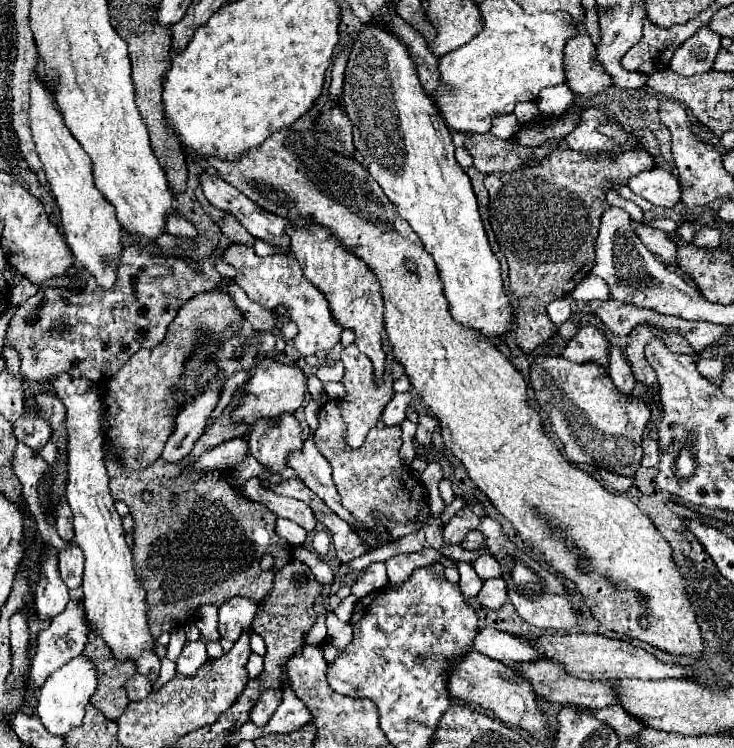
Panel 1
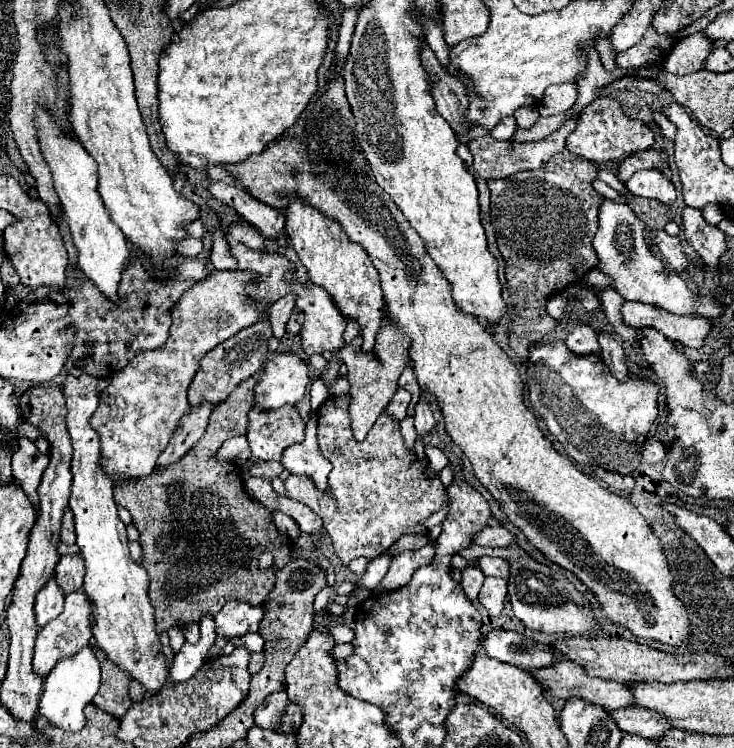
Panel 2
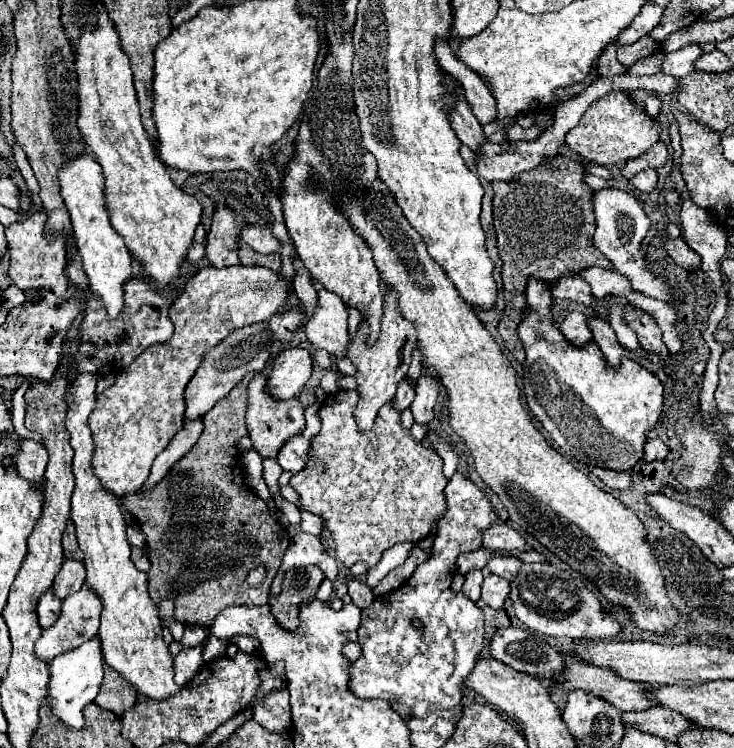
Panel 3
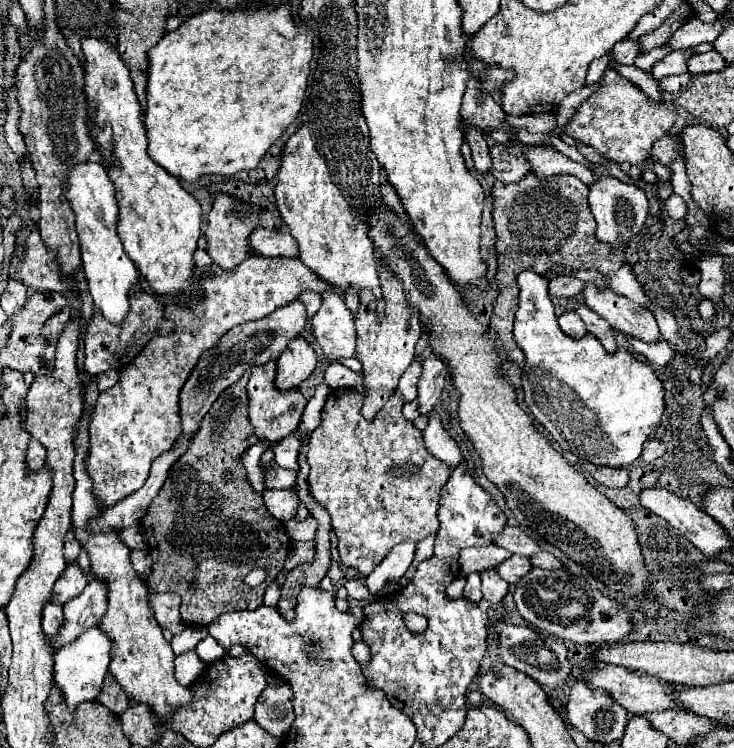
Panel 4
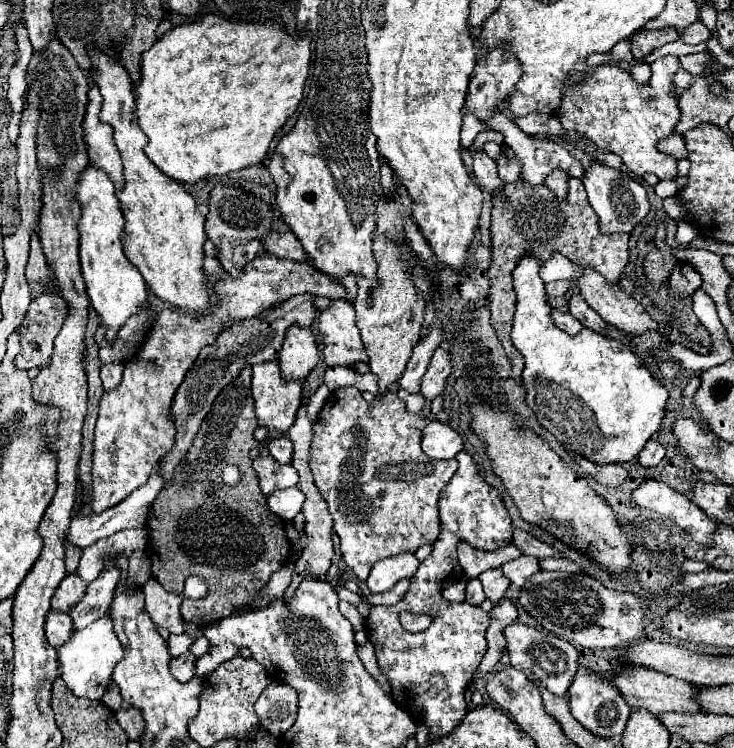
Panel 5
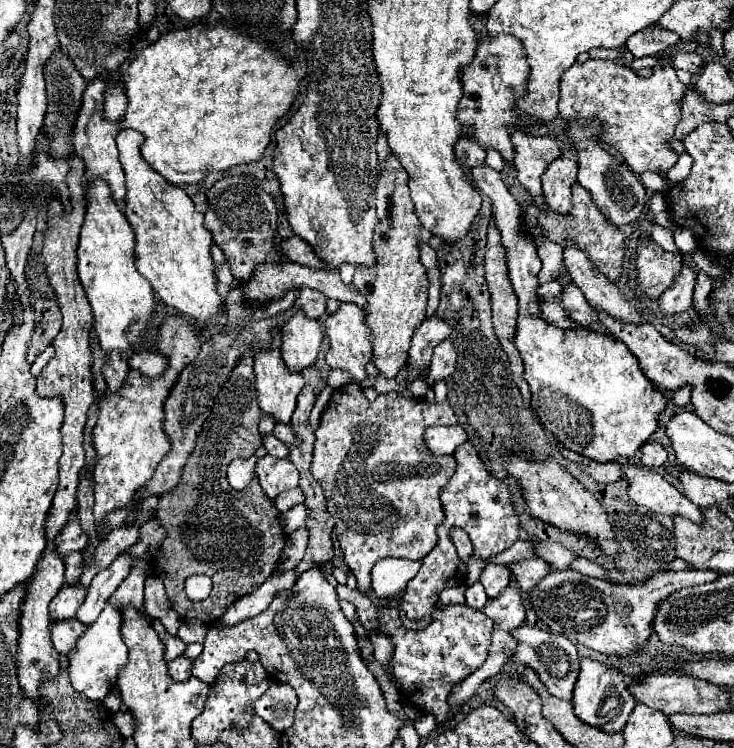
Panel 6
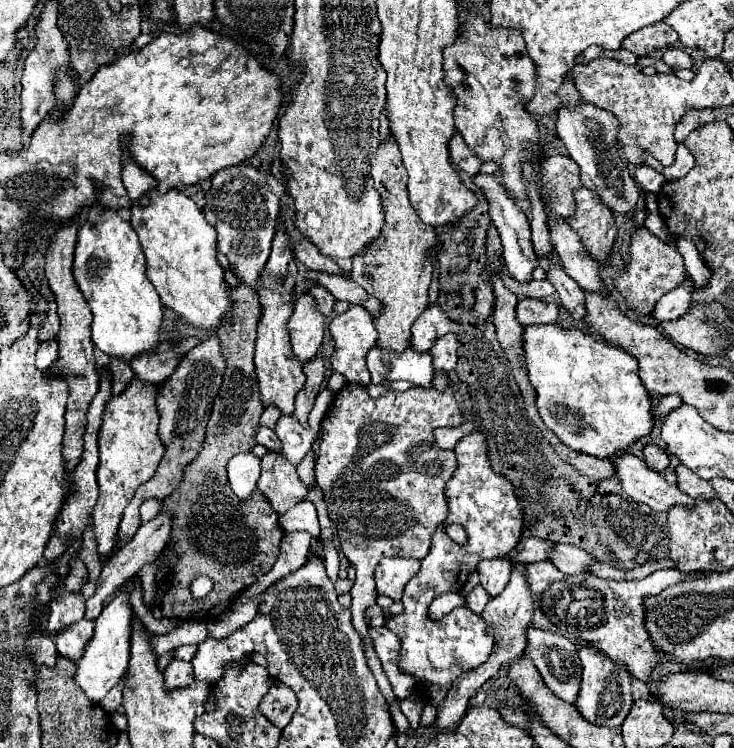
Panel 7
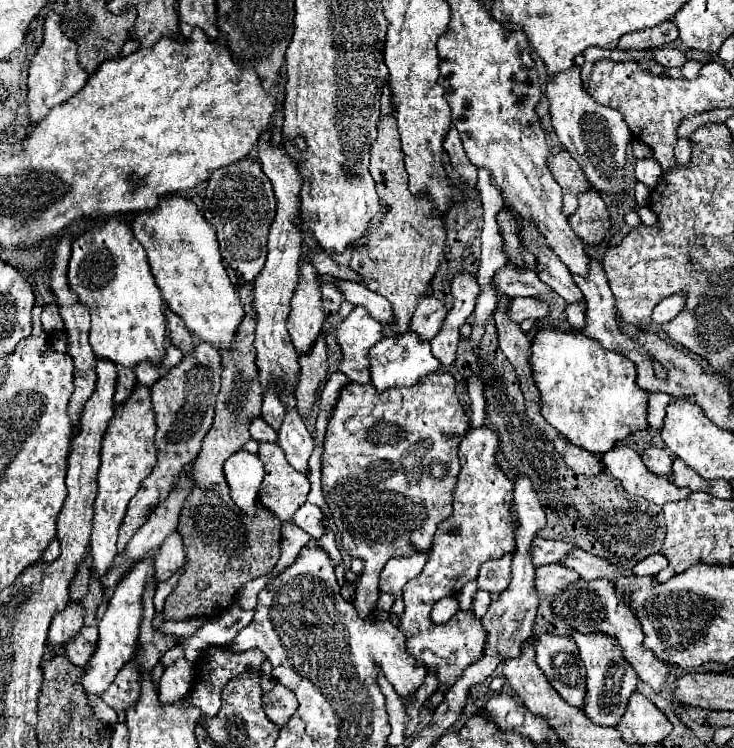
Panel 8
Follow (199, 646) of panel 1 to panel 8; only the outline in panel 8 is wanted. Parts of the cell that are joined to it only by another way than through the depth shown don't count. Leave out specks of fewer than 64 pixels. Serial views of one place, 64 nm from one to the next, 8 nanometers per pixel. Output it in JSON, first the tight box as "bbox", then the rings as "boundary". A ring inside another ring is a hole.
{"bbox":[160,658,194,704],"boundary":[[[184,658],[176,660],[172,666],[168,666],[160,680],[160,702],[162,704],[176,704],[188,694],[194,678],[194,664],[186,662]]]}

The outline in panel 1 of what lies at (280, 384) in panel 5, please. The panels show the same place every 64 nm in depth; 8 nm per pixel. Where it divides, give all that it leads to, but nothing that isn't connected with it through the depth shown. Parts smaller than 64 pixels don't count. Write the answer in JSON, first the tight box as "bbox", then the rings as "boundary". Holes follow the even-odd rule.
{"bbox":[248,412,304,472],"boundary":[[[284,412],[278,420],[258,420],[248,434],[250,454],[264,466],[268,472],[282,472],[286,468],[286,454],[290,450],[300,450],[304,444],[300,422],[294,414]]]}

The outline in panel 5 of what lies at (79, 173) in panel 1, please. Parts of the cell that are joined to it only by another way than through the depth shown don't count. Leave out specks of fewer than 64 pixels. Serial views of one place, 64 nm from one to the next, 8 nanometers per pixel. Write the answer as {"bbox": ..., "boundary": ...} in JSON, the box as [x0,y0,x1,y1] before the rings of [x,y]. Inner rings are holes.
{"bbox":[76,166,148,344],"boundary":[[[88,166],[80,174],[80,180],[76,186],[76,198],[80,200],[80,206],[82,206],[82,218],[78,222],[82,278],[84,278],[92,308],[100,316],[104,338],[110,344],[114,344],[126,320],[132,314],[138,314],[138,310],[148,302],[148,286],[142,274],[124,254],[122,236],[124,236],[126,222],[120,212],[120,204],[118,204],[114,184],[110,182],[110,178],[102,170]]]}

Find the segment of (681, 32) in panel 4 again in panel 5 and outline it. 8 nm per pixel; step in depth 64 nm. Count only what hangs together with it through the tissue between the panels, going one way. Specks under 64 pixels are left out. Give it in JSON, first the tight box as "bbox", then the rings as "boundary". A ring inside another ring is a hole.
{"bbox":[680,22,710,44],"boundary":[[[694,22],[694,26],[690,26],[690,30],[686,30],[686,34],[680,34],[680,38],[686,44],[700,44],[710,38],[710,30],[702,22]]]}

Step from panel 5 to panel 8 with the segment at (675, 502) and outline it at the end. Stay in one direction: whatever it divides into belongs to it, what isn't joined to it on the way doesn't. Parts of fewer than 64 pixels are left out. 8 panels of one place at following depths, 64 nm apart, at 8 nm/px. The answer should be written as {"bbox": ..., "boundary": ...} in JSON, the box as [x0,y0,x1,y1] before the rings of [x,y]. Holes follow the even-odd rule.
{"bbox":[598,444,690,506],"boundary":[[[626,444],[614,446],[612,450],[598,454],[598,458],[600,458],[604,470],[608,474],[612,474],[614,478],[618,478],[628,492],[638,494],[638,496],[642,496],[658,506],[662,506],[664,502],[682,500],[690,494],[690,490],[678,488],[668,478],[652,474],[642,464],[638,452]]]}

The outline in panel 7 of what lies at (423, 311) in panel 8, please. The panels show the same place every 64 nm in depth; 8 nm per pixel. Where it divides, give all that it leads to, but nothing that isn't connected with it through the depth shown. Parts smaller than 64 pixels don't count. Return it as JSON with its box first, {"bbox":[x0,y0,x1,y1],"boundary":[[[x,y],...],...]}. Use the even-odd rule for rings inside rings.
{"bbox":[410,304,463,350],"boundary":[[[430,304],[412,324],[412,340],[410,342],[416,346],[416,350],[430,350],[432,342],[436,338],[440,338],[442,334],[448,334],[448,332],[460,334],[463,331],[460,324],[450,322],[446,318],[446,314],[442,312],[442,308],[438,304]]]}

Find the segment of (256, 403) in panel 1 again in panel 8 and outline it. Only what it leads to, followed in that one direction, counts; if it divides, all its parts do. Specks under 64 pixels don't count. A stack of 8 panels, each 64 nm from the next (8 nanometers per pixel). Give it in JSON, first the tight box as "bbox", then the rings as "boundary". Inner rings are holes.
{"bbox":[288,256,326,352],"boundary":[[[306,256],[302,258],[298,284],[290,300],[290,306],[292,306],[292,312],[288,316],[288,332],[290,332],[292,344],[298,352],[306,352],[310,350],[312,342],[320,334],[322,324],[326,320],[326,314],[322,308],[320,278]]]}

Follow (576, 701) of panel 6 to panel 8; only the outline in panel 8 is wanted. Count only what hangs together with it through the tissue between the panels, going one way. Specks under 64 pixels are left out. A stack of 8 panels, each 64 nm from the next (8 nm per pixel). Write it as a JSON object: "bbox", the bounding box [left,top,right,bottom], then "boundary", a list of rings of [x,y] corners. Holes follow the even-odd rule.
{"bbox":[572,630,638,726],"boundary":[[[574,630],[572,638],[578,644],[580,658],[586,666],[586,674],[588,674],[588,680],[586,680],[588,694],[586,694],[584,712],[592,722],[596,722],[600,726],[616,726],[616,722],[620,720],[620,716],[626,710],[626,702],[628,702],[630,694],[636,690],[638,674],[624,660],[624,652],[622,652],[618,640],[612,638],[610,634],[602,634],[602,632],[580,634],[578,630]]]}

